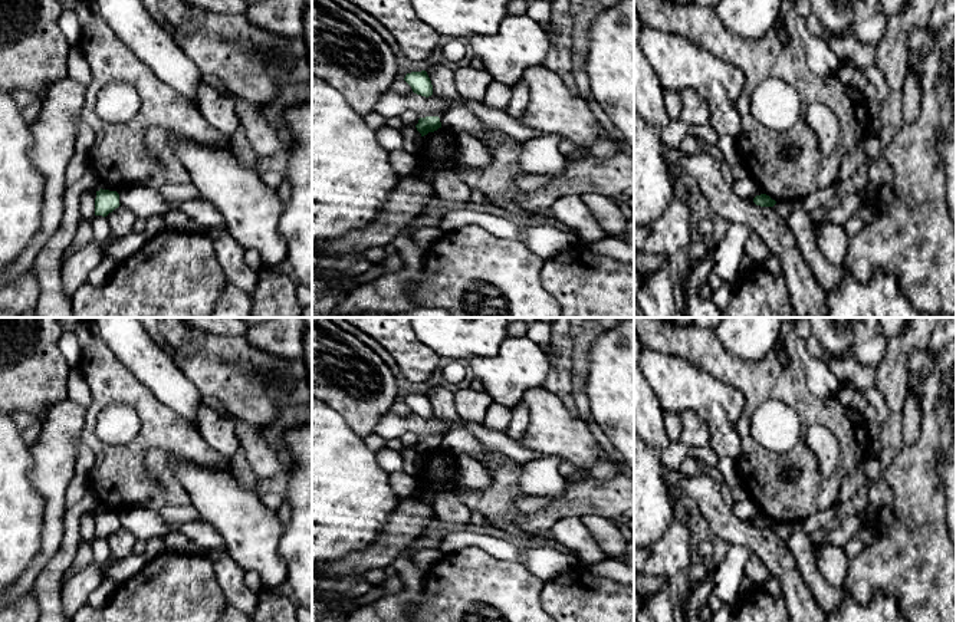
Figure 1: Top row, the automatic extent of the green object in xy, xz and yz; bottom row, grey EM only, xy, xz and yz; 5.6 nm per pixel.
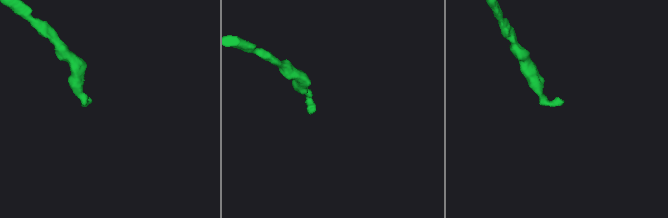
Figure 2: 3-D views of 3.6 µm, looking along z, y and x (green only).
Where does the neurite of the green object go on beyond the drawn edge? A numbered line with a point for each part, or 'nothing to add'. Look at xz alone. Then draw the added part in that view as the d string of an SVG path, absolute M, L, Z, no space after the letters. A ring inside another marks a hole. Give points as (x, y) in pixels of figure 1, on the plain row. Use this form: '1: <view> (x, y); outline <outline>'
nothing to add

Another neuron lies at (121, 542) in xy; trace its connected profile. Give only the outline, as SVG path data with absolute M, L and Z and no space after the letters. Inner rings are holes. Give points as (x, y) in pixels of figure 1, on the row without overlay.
M119 527L106 537L114 559L124 559L134 553L137 537L127 529Z

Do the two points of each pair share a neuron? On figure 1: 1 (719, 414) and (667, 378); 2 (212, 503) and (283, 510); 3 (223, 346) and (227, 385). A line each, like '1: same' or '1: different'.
1: same
2: different
3: same

